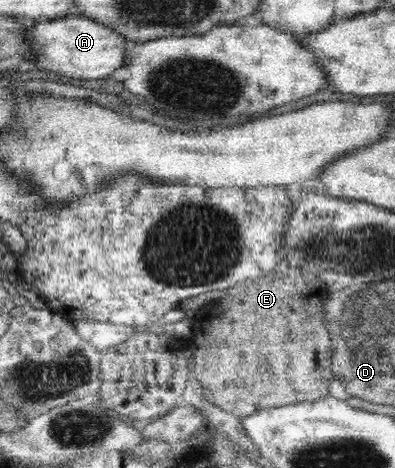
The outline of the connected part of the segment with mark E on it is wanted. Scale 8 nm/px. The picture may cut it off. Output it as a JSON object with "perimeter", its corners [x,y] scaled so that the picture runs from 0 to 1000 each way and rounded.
{"perimeter":[[[792,575],[782,579],[752,579],[747,592],[742,588],[716,588],[716,583],[681,583],[676,590],[661,594],[646,594],[630,603],[608,605],[595,613],[572,618],[570,630],[539,647],[529,647],[529,669],[524,669],[524,656],[519,660],[494,662],[486,682],[486,718],[484,724],[494,733],[494,750],[489,756],[489,799],[494,810],[511,823],[511,842],[516,848],[544,868],[554,868],[565,878],[595,887],[600,893],[618,893],[653,878],[689,872],[716,870],[744,861],[762,859],[800,859],[833,846],[833,823],[838,823],[838,806],[848,791],[843,786],[843,741],[841,718],[835,705],[835,688],[828,679],[828,665],[820,665],[820,656],[828,654],[825,643],[838,622],[833,611],[823,605],[808,605],[803,600],[803,588],[792,583]]]}

